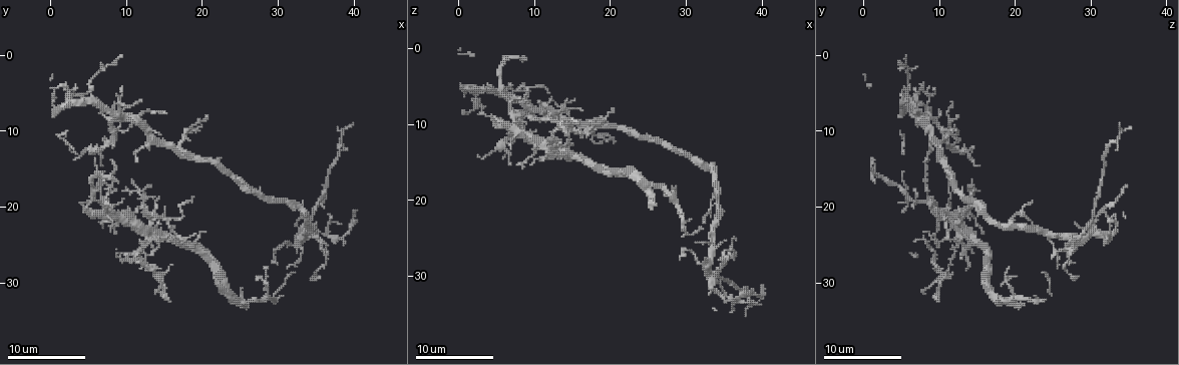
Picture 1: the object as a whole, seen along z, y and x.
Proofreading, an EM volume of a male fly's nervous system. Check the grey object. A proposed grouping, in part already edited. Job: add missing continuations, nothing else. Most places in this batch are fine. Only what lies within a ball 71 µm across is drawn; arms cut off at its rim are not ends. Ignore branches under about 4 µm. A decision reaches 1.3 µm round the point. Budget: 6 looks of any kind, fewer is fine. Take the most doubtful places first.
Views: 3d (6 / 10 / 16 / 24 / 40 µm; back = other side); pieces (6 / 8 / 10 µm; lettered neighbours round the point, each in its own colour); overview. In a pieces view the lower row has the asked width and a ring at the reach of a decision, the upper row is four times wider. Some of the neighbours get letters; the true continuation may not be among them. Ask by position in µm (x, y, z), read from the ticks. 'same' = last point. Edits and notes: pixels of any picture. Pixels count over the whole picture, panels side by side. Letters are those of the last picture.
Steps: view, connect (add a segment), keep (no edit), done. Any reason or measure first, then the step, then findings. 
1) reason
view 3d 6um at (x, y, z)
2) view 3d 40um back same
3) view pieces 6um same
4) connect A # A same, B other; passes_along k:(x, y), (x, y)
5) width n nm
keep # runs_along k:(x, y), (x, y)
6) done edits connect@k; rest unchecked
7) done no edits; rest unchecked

an open end
view 3d 6um at (20.8, 8.2, 12.6)

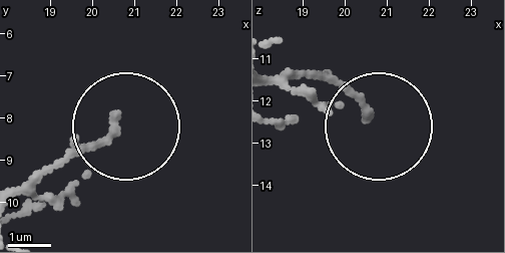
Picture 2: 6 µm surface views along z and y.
view pieces 10um at (20.45, 8.05, 12.40)

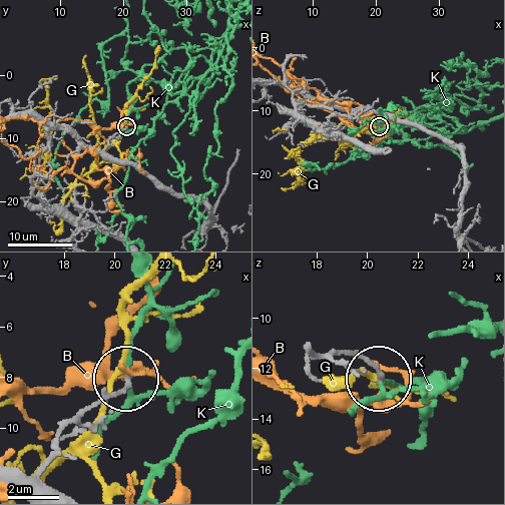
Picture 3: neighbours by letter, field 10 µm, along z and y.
keep # B other, G other, K other; runs_along 3:(49, 485), (42, 472), (62, 434), (126, 378); none of them fits

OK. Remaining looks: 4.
end of a long branch
view pieces 6um at (39.6, 9.2, 33.8)

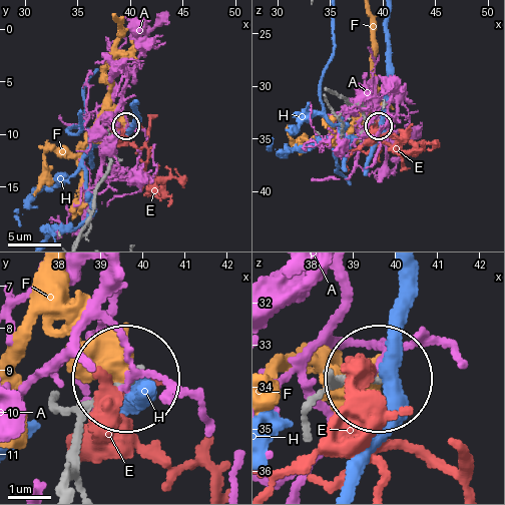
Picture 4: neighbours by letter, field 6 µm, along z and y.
keep # A other, E other, F other, H other; none of them fits

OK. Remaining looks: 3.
thin end
view pieces 8um at (19.0, 18.8, 9.0)

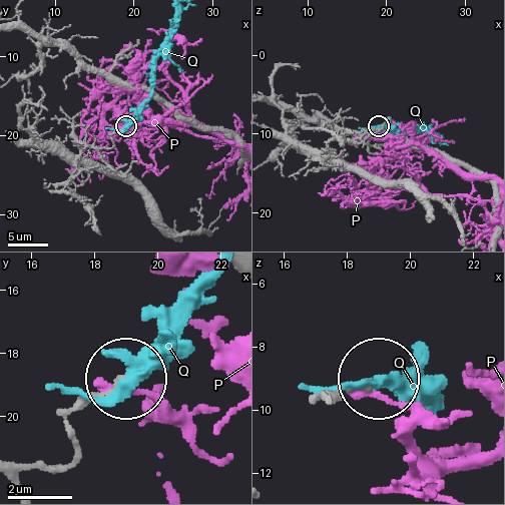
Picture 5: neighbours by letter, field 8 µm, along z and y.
keep # P other, Q other; runs_along 5:(328, 401), (374, 380); no lettered segment goes on from it

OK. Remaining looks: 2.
done no edits; rest unchecked

